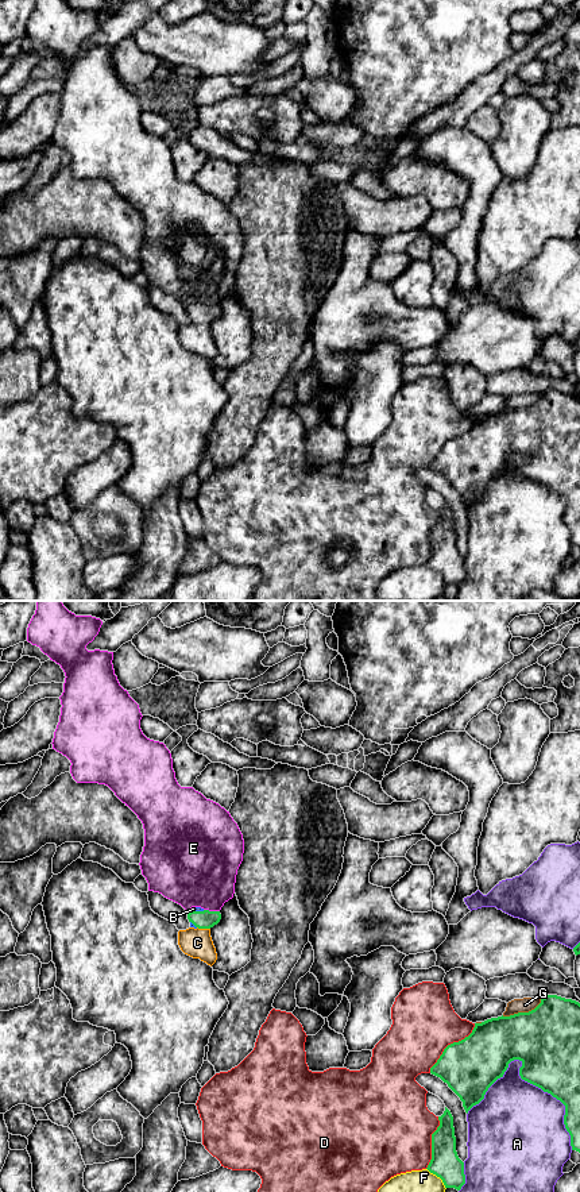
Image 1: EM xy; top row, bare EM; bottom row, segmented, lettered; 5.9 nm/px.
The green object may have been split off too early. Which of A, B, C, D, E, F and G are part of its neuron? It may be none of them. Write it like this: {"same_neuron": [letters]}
{"same_neuron": ["B"]}

